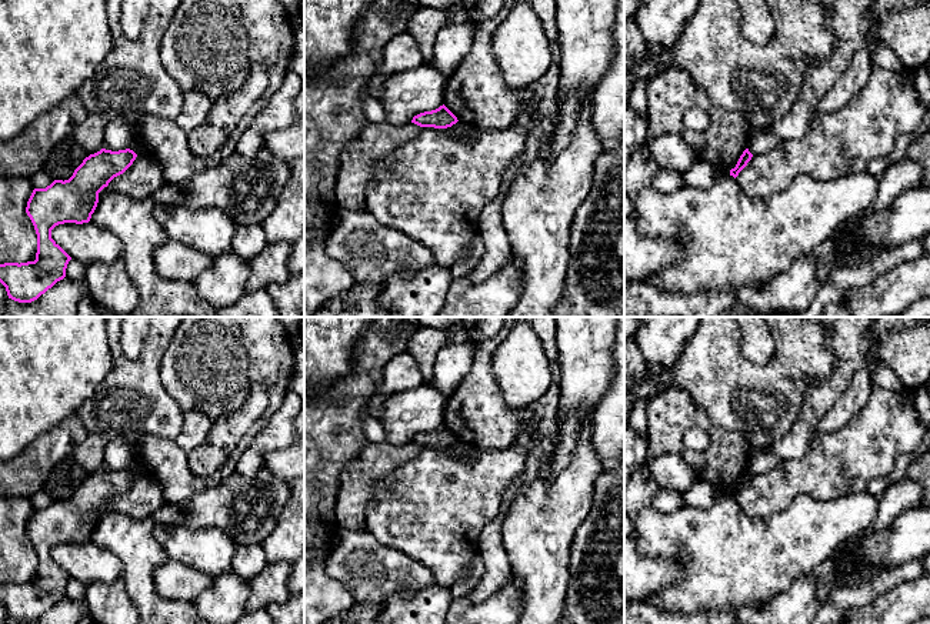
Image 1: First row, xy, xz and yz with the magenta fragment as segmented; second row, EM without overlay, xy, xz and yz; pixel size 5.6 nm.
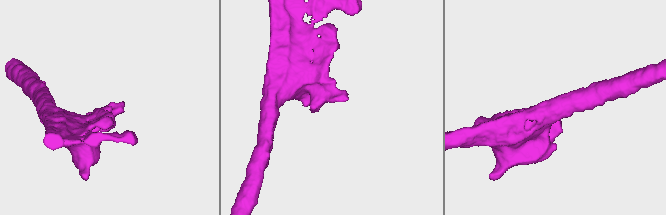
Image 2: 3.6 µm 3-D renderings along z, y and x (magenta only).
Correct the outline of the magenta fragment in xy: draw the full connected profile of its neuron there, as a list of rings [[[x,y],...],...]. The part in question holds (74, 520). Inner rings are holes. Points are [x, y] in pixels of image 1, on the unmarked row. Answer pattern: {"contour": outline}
{"contour": [[[101,468],[86,477],[69,500],[54,500],[46,508],[33,510],[26,533],[37,554],[36,580],[0,584],[0,603],[9,618],[31,623],[66,597],[71,577],[51,558],[51,550],[64,543],[89,543],[99,513],[123,494],[136,477],[130,468]]]}

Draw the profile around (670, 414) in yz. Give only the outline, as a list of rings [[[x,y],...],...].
[[[663,391],[654,397],[647,407],[647,428],[647,461],[664,453],[680,453],[696,470],[699,478],[707,481],[720,497],[730,494],[743,471],[749,468],[751,457],[749,438],[744,434],[713,426],[706,411],[686,393]],[[691,428],[701,428],[709,436],[709,447],[704,451],[691,450],[684,444],[684,434]]]

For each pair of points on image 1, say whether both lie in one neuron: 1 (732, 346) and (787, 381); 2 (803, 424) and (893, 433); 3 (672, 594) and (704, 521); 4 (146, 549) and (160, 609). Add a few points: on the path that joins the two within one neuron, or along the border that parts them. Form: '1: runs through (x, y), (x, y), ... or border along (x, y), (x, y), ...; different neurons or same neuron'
1: runs through (740, 361), (760, 381), (772, 381); same neuron
2: border along (817, 433), (809, 451), (796, 460); different neurons
3: runs through (692, 580), (704, 567), (704, 541); same neuron
4: runs through (144, 563), (146, 594); same neuron

